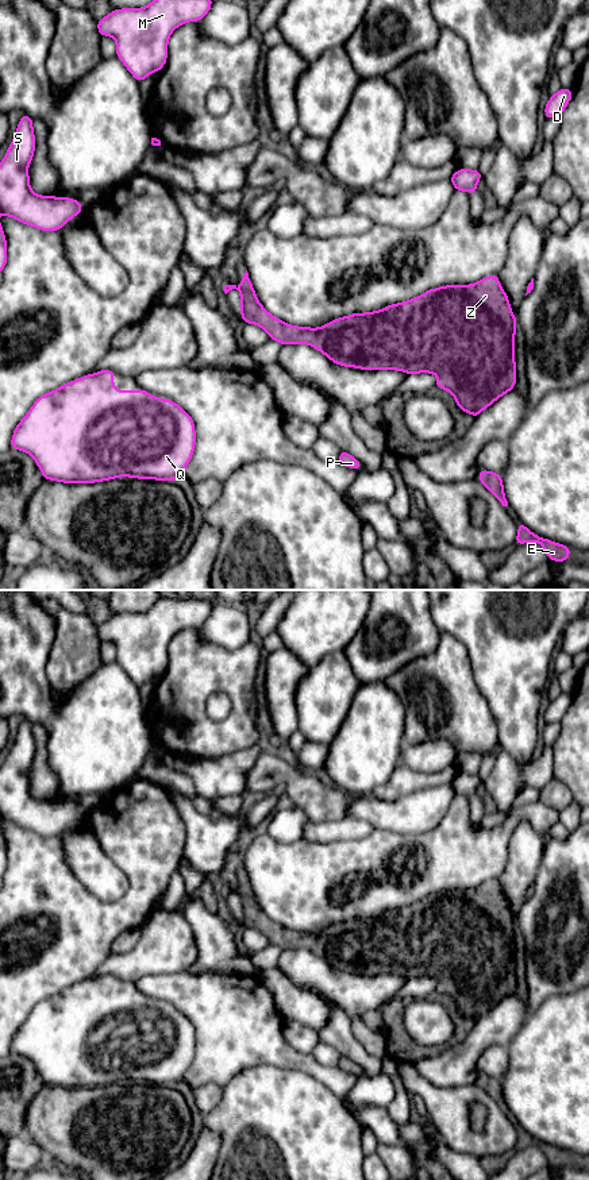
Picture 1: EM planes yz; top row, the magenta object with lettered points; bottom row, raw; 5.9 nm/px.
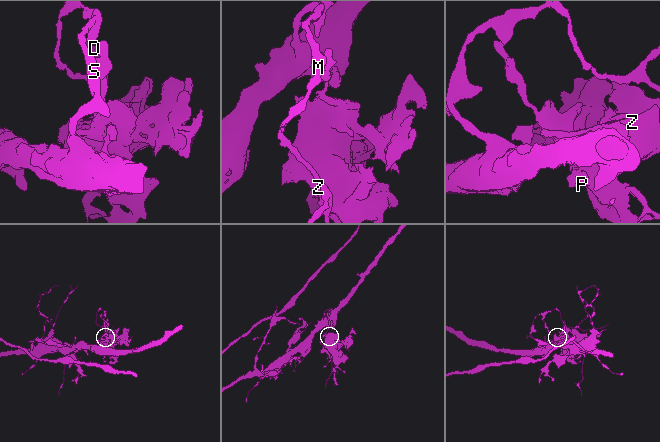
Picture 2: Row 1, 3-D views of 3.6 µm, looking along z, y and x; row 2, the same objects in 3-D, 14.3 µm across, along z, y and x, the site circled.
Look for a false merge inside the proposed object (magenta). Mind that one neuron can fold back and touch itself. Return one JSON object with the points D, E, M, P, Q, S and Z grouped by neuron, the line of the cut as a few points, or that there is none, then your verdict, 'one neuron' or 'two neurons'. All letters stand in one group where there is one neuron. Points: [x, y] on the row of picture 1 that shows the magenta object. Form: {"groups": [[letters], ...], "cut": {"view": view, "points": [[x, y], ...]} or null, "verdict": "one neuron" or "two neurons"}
{"groups": [["D", "M", "Q", "S"], ["E", "P", "Z"]], "cut": {"view": "yz", "points": [[242, 303], [242, 316]]}, "verdict": "two neurons"}

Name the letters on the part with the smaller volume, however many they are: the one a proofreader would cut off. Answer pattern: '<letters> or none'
E, P, Z

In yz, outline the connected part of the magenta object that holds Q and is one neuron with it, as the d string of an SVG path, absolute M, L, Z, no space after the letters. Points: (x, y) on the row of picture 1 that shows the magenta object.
M101 370L41 396L16 425L11 450L30 454L45 479L65 483L93 483L119 477L174 482L184 475L196 443L192 417L174 401L153 397L143 389L116 390L113 375L113 370Z

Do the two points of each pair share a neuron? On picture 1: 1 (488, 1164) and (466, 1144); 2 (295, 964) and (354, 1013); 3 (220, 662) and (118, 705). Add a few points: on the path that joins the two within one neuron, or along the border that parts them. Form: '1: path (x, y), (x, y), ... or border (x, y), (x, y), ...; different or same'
1: border (500, 1155), (481, 1156), (478, 1159); different
2: path (311, 970), (319, 974), (342, 997); same
3: border (161, 675), (146, 708), (147, 721); different

